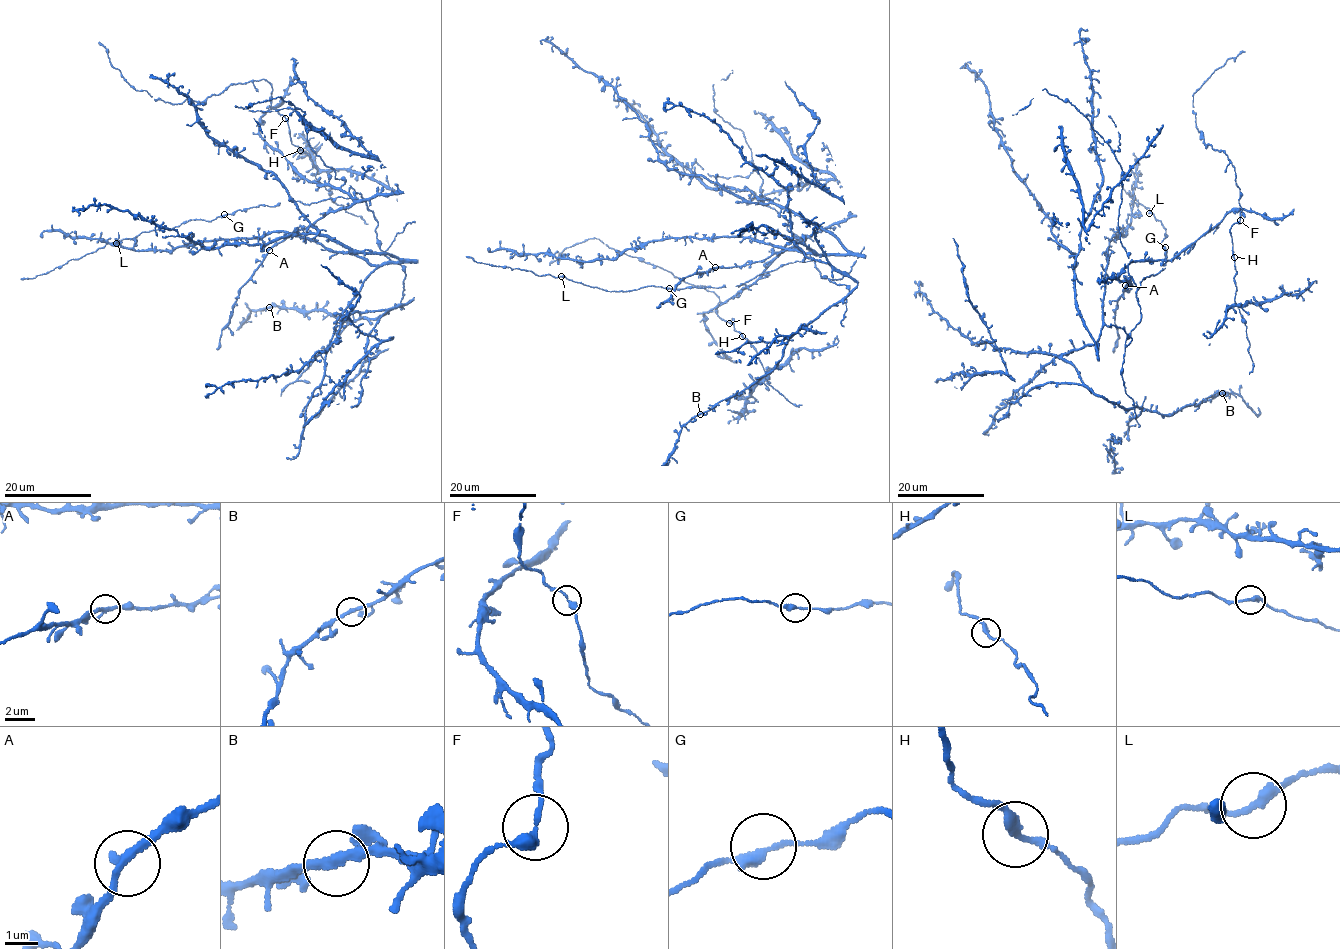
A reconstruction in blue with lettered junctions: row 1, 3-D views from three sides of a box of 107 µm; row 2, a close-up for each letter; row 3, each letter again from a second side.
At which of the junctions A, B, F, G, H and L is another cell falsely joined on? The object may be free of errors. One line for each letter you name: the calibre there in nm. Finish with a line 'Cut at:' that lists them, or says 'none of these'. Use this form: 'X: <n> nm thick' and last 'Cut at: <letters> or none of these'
Cut at: none of these

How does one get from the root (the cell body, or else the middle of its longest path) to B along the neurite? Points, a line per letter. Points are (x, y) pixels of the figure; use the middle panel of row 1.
B: (840, 302), (833, 303), (796, 330), (778, 363), (766, 374), (700, 414)

